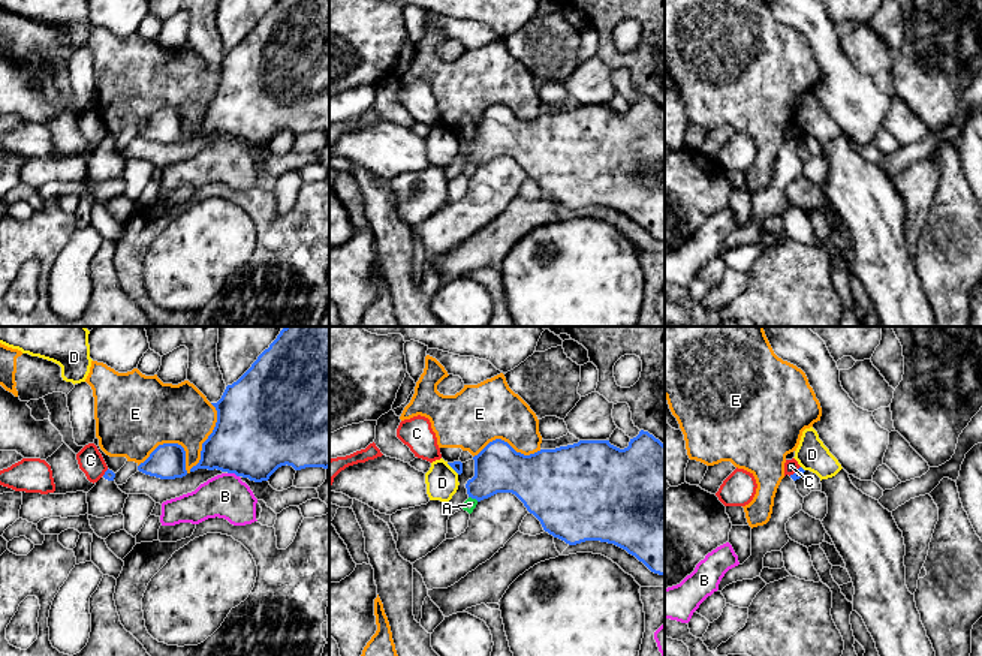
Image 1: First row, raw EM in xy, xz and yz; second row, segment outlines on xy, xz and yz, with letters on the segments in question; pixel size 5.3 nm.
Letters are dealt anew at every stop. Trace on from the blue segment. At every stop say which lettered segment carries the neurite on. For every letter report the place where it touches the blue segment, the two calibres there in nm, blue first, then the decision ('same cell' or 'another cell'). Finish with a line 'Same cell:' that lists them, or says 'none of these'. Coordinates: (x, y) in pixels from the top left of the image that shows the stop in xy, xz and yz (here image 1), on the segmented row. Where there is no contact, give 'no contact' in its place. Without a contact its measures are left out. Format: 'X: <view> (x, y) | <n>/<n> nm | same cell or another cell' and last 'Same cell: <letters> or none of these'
A: xz (473, 497) | 260/70 nm | another cell
B: xy (234, 472) | 440/240 nm | another cell
C: yz (795, 472) | 50/80 nm | another cell
D: xz (452, 468) | 60/180 nm | another cell
E: xy (184, 469) | 190/260 nm | another cell
Same cell: none of these

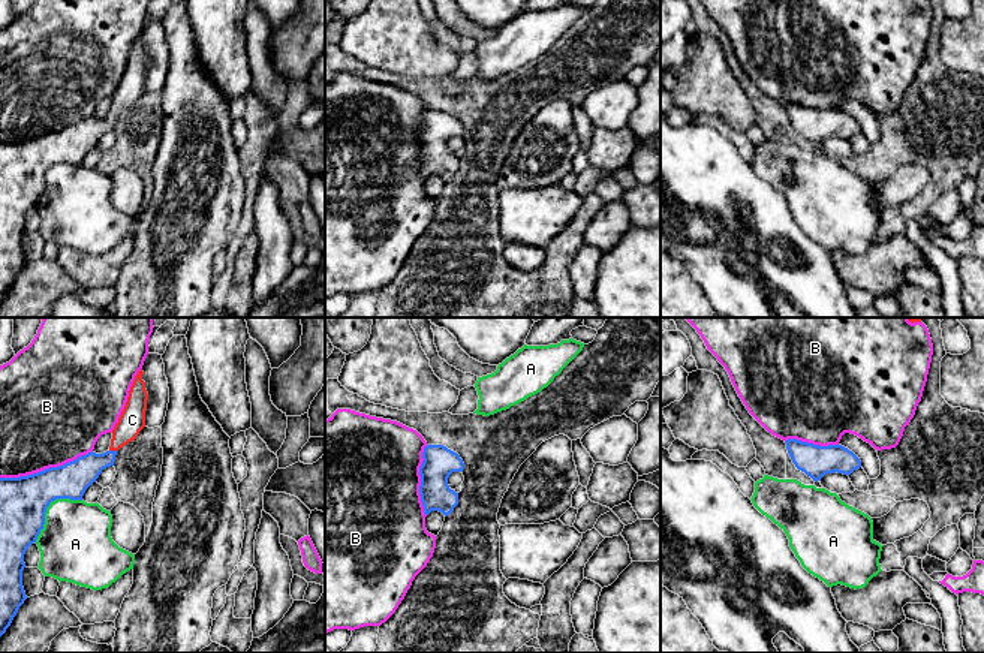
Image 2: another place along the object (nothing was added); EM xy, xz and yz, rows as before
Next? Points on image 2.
A: xy (48, 505) | 260/380 nm | another cell
B: xy (45, 469) | 260/480 nm | another cell
C: xy (113, 451) | 180/140 nm | same cell
Same cell: C

